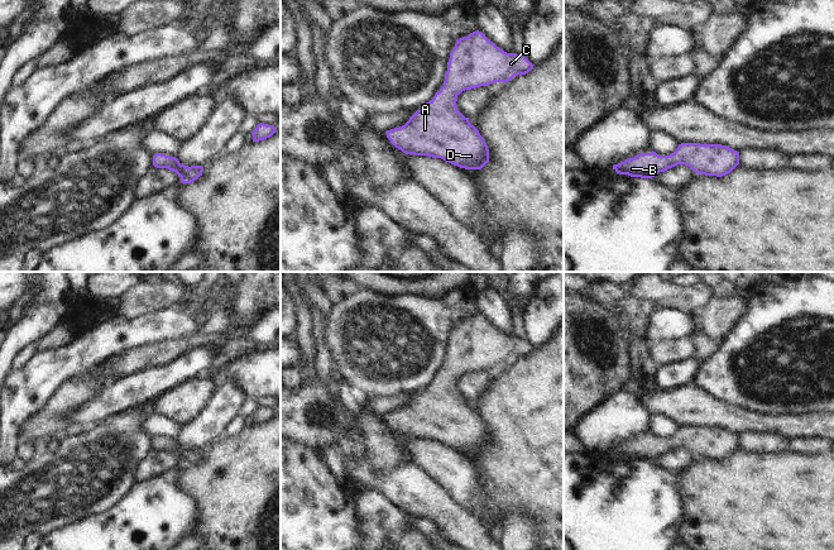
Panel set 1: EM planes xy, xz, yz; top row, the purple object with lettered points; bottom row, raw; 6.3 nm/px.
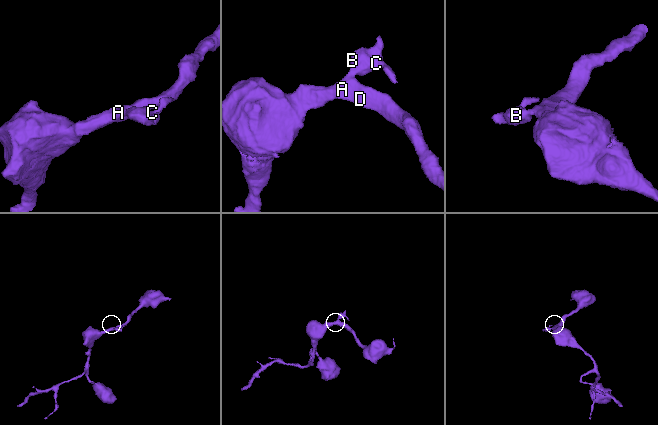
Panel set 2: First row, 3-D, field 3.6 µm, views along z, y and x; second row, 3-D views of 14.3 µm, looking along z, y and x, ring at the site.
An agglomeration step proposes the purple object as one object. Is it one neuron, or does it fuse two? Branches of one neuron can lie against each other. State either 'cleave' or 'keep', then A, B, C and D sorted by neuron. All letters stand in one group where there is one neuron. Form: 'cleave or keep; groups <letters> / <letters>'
keep; groups A B C D

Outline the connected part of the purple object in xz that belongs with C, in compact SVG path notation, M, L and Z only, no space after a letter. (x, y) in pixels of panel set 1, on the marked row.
M473 32L456 40L440 91L417 110L404 125L387 130L387 138L406 154L428 156L441 158L460 168L481 169L489 162L489 149L479 130L470 124L469 118L457 110L457 96L465 90L494 82L508 82L514 76L528 73L533 66L524 56L507 53L481 32Z

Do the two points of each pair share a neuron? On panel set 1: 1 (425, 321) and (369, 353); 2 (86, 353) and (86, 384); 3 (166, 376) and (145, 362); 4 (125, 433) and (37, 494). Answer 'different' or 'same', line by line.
1: same
2: different
3: different
4: same

